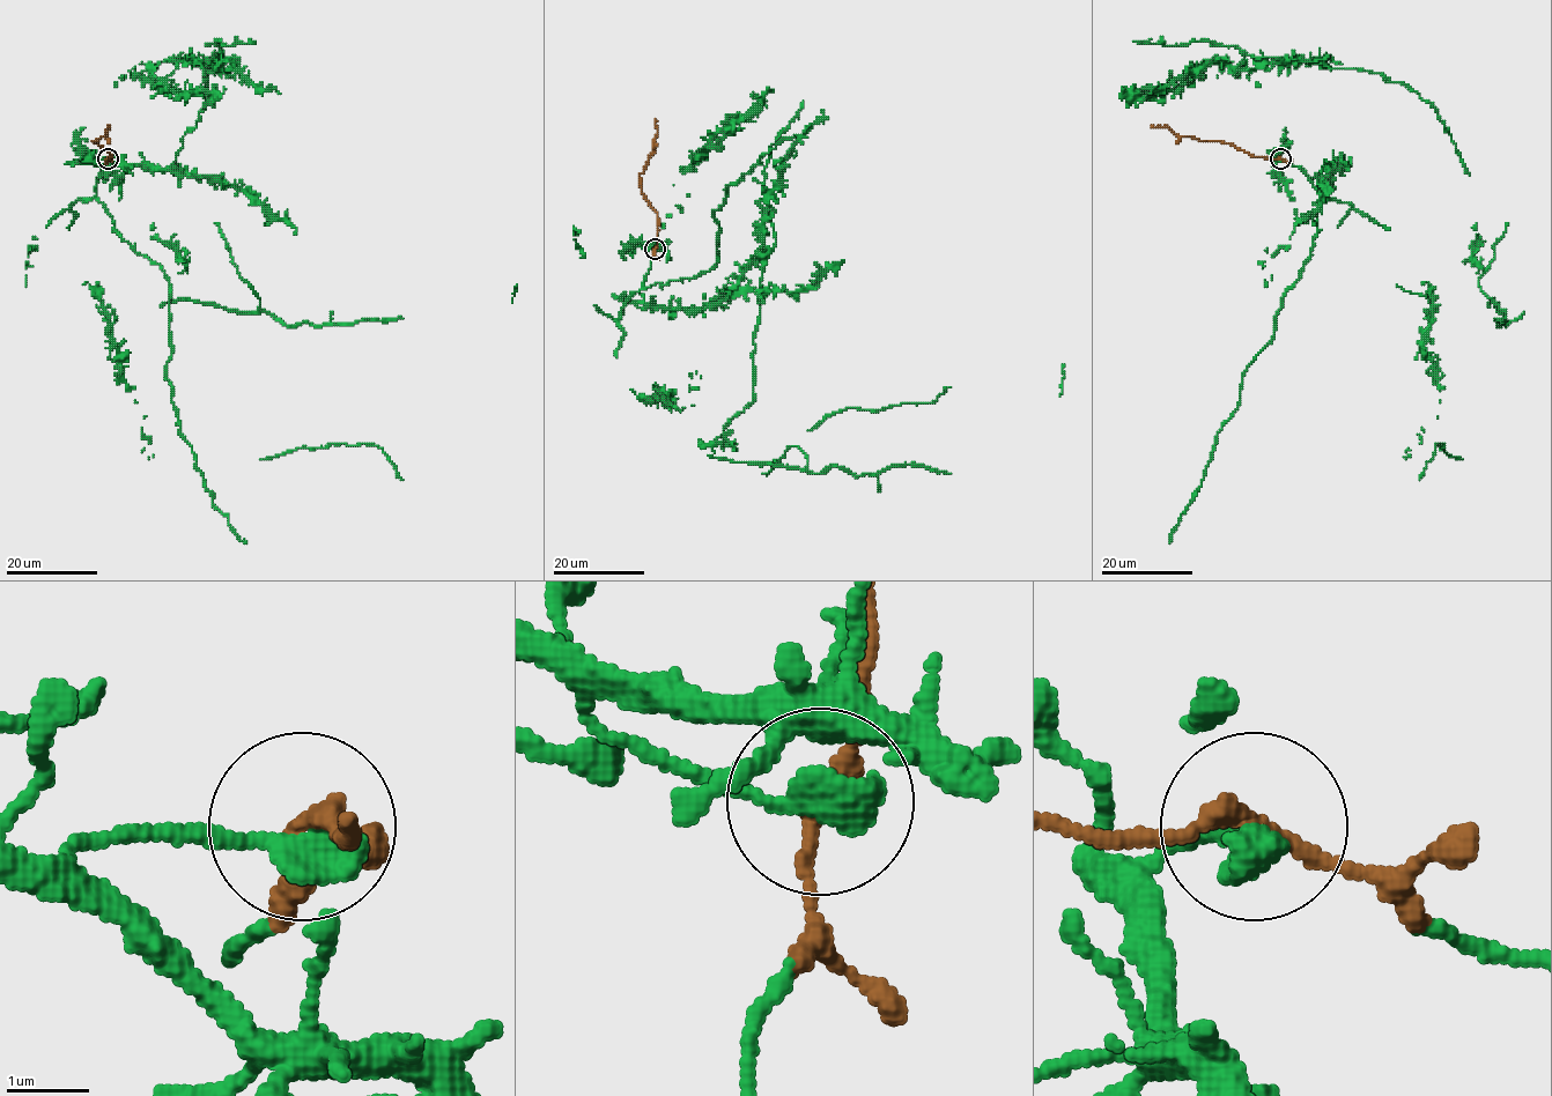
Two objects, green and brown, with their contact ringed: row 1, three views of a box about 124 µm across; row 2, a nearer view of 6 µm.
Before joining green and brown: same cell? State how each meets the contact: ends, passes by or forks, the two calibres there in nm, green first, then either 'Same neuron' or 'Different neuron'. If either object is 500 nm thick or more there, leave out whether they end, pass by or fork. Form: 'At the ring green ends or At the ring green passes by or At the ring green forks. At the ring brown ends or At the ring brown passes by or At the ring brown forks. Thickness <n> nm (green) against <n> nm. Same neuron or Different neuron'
Thickness 550 nm (green) against 200 nm. Same neuron

